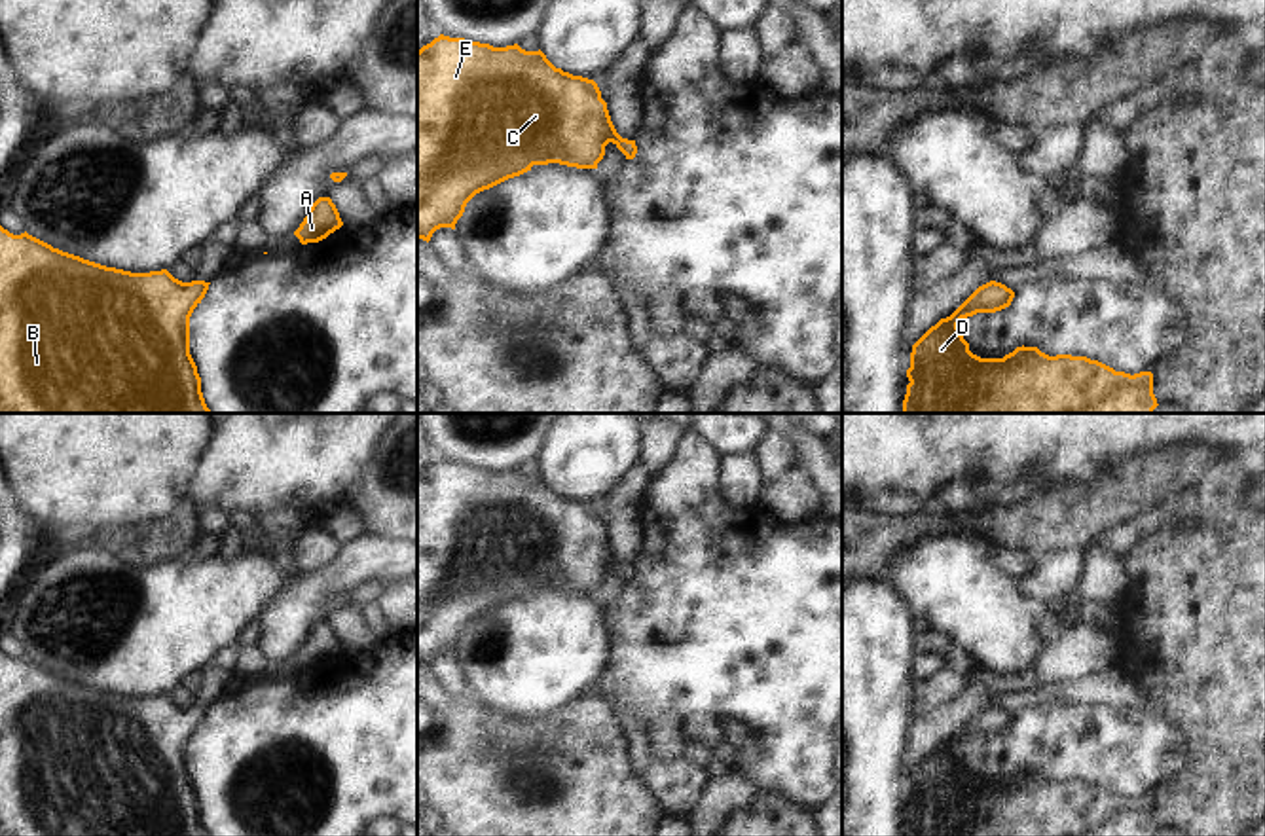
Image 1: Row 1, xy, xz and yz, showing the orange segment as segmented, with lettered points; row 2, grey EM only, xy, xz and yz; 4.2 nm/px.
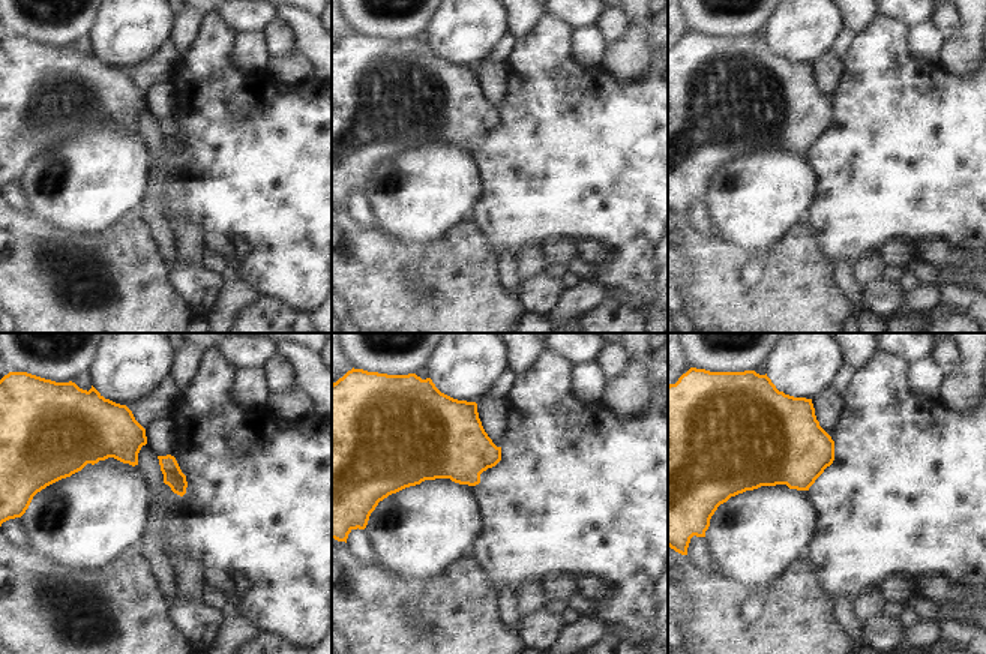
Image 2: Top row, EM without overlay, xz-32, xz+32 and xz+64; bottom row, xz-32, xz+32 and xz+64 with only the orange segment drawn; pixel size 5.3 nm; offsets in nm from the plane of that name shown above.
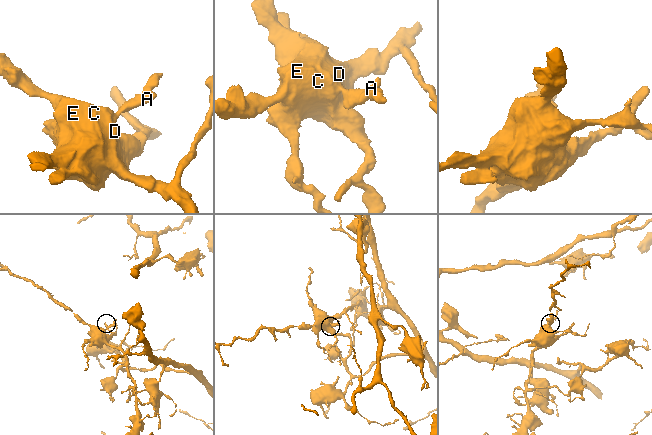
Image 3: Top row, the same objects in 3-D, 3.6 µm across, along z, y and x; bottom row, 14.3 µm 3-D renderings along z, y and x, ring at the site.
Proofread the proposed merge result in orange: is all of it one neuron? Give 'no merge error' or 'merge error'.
no merge error

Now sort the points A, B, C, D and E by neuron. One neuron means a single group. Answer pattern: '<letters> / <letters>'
A B C D E

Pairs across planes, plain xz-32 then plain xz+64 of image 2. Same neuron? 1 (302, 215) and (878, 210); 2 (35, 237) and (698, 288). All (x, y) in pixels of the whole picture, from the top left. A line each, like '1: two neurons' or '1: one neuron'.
1: one neuron
2: one neuron

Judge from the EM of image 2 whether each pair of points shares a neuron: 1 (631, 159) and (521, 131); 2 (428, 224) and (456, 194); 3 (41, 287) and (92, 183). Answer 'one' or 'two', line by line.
1: one
2: one
3: two

